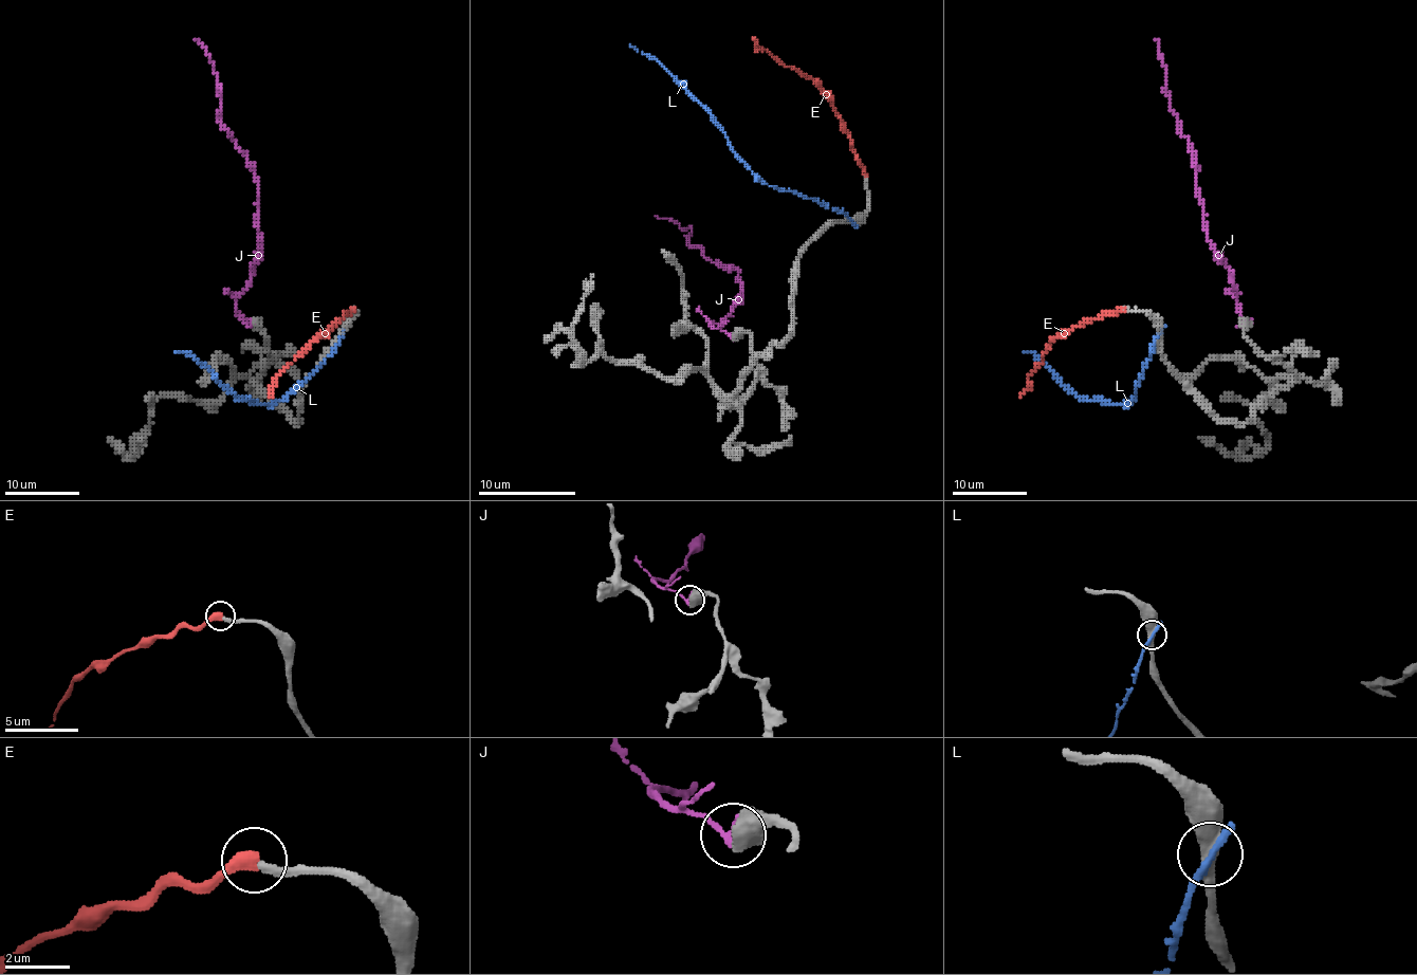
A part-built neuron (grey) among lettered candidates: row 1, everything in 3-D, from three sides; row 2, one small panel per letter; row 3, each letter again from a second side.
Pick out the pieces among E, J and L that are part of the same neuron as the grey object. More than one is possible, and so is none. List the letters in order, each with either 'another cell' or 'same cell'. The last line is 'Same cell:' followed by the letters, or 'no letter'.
E: same cell
J: another cell
L: another cell
Same cell: E

